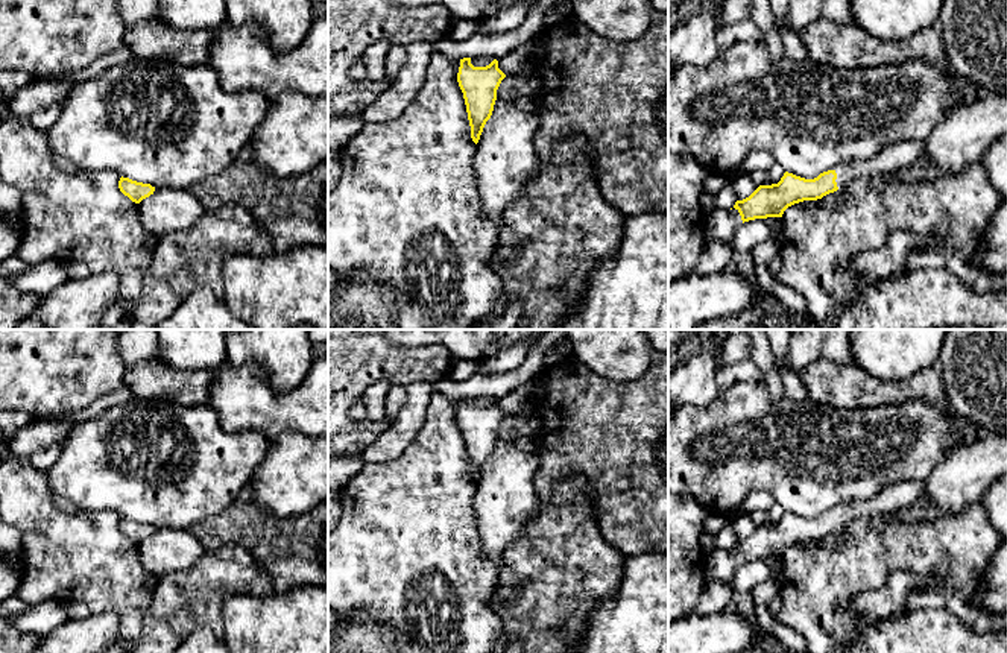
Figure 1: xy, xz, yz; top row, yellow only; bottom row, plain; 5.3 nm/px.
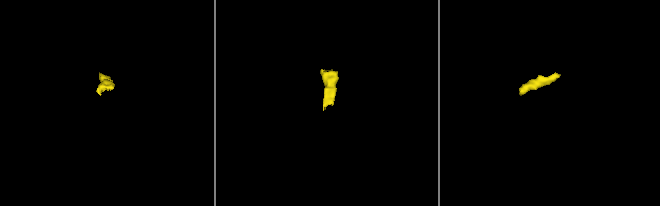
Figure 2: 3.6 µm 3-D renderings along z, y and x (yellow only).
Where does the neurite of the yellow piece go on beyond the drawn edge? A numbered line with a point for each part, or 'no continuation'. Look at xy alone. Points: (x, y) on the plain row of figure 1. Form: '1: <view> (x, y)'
no continuation

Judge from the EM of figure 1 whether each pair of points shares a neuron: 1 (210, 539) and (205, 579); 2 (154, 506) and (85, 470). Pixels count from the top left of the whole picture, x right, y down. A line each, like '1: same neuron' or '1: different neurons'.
1: different neurons
2: same neuron

